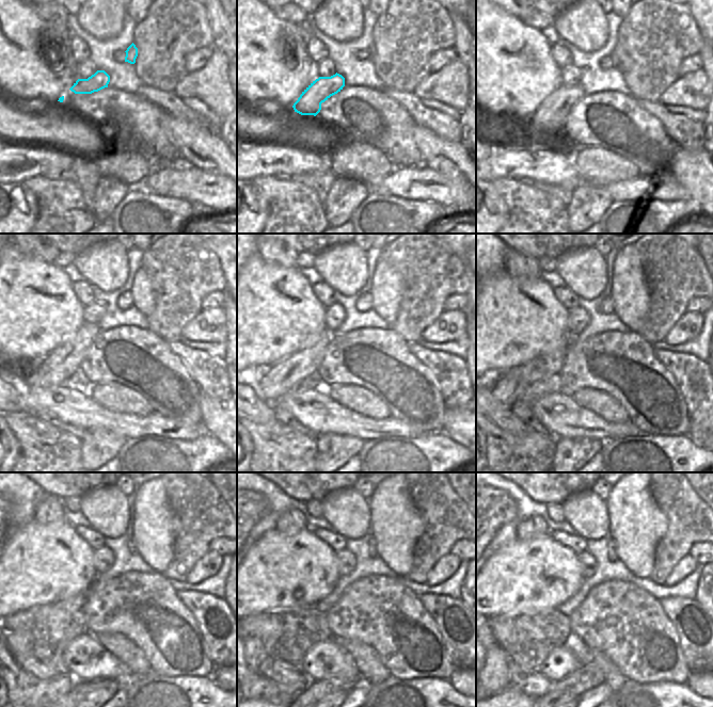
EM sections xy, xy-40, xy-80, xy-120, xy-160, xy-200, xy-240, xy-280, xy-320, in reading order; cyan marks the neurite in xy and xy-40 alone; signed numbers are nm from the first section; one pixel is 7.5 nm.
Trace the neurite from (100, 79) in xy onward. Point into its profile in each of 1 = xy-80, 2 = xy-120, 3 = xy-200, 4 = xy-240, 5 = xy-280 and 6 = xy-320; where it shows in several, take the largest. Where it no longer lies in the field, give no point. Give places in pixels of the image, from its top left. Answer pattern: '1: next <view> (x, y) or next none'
1: next xy-80 (552, 113)
2: next xy-120 (61, 366)
3: next xy-200 (520, 386)
4: next xy-240 (53, 626)
5: next xy-280 (285, 635)
6: next xy-320 (527, 640)

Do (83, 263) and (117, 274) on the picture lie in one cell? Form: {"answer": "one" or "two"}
{"answer": "one"}

